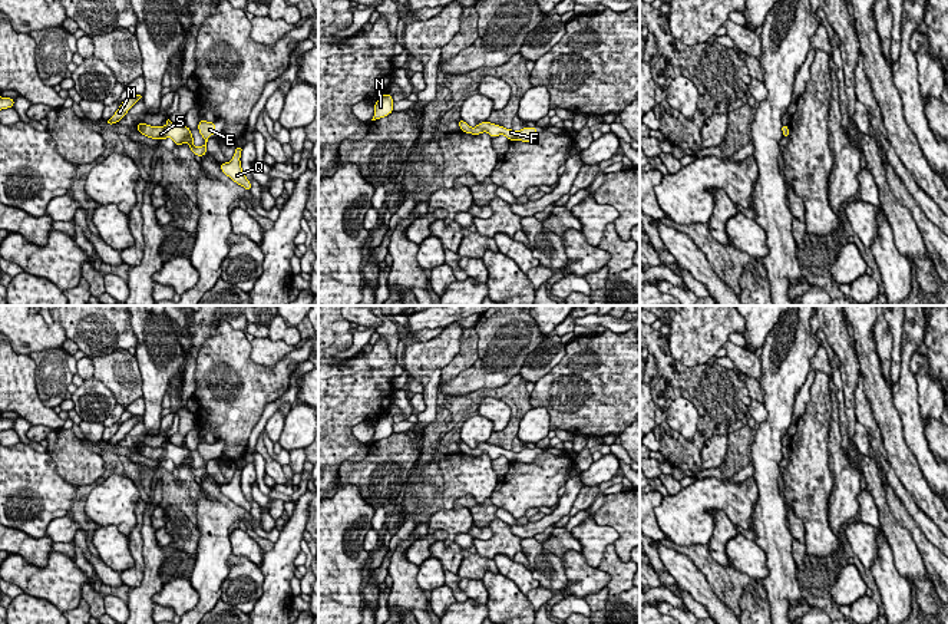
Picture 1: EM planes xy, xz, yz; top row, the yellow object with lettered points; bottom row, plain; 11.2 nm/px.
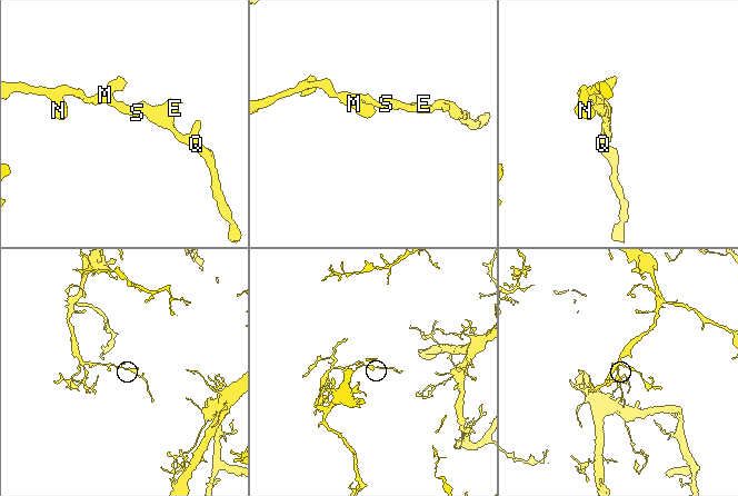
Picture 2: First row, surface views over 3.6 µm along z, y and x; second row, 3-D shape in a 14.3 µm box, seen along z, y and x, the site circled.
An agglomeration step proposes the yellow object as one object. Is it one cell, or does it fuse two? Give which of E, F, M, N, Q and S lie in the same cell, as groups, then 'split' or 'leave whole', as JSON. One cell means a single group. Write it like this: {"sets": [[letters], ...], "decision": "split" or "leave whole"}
{"sets": [["E", "F", "M", "N", "Q", "S"]], "decision": "leave whole"}

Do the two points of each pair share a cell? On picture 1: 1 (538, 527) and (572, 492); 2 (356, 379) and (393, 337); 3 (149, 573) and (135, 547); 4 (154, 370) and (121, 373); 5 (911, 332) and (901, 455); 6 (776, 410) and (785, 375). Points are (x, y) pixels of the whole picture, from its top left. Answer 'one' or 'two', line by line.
1: one
2: two
3: two
4: two
5: two
6: one

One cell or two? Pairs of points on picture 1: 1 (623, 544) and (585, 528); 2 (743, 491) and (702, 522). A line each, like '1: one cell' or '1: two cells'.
1: two cells
2: one cell

